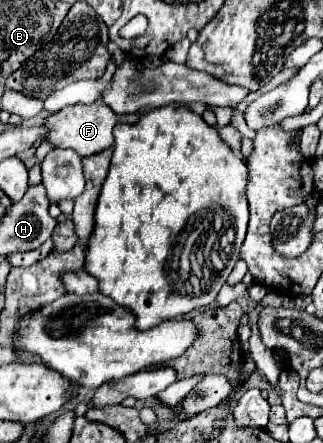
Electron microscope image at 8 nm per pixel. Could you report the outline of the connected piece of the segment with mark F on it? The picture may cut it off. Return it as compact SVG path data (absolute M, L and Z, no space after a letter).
M94 102L88 106L72 106L72 108L64 108L52 116L48 116L46 120L46 128L48 128L48 140L58 146L58 148L72 148L74 152L78 152L82 158L84 156L94 156L100 154L104 150L108 150L112 146L112 128L120 122L124 124L134 124L138 120L138 114L116 114L110 106L106 106L104 102Z

